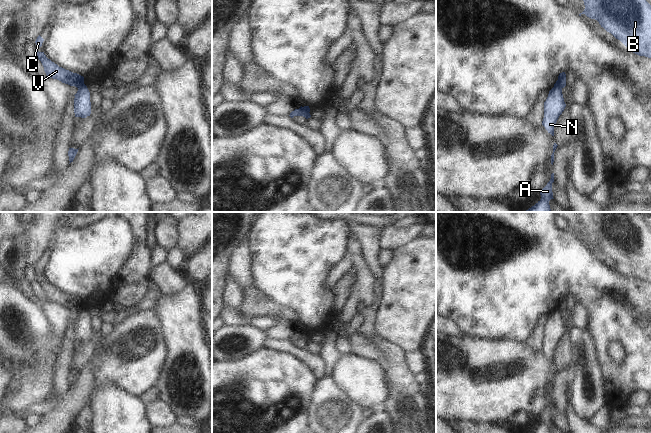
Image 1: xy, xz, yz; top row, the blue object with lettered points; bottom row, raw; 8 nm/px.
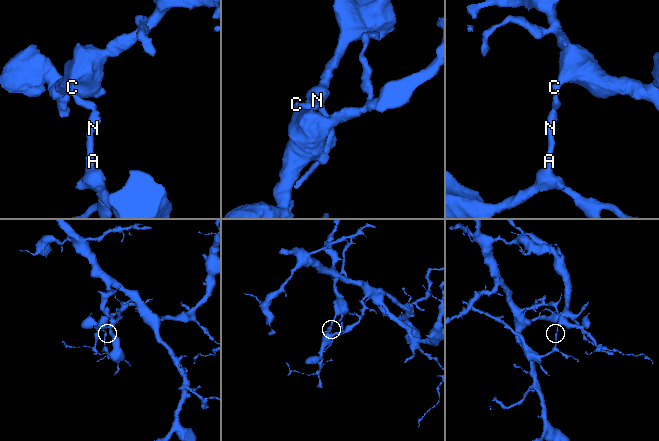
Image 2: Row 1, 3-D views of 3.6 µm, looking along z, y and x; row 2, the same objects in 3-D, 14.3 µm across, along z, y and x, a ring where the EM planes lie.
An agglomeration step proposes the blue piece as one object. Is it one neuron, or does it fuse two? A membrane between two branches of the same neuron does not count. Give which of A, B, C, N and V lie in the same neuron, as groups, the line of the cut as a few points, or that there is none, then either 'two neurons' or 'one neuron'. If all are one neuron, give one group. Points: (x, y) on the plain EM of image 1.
A N / B C V; cut in yz along (556, 306), (561, 312); two neurons

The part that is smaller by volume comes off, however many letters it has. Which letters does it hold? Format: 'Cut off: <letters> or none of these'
Cut off: A, N

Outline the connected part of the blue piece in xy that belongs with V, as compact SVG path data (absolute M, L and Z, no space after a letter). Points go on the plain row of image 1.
M35 274L35 281L41 285L47 301L57 303L62 307L75 310L77 312L84 308L83 300L59 291L57 288L48 283L44 276Z

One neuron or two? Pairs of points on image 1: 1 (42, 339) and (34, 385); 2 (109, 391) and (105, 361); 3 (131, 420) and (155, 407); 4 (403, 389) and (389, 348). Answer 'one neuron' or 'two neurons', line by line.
1: two neurons
2: two neurons
3: two neurons
4: one neuron

